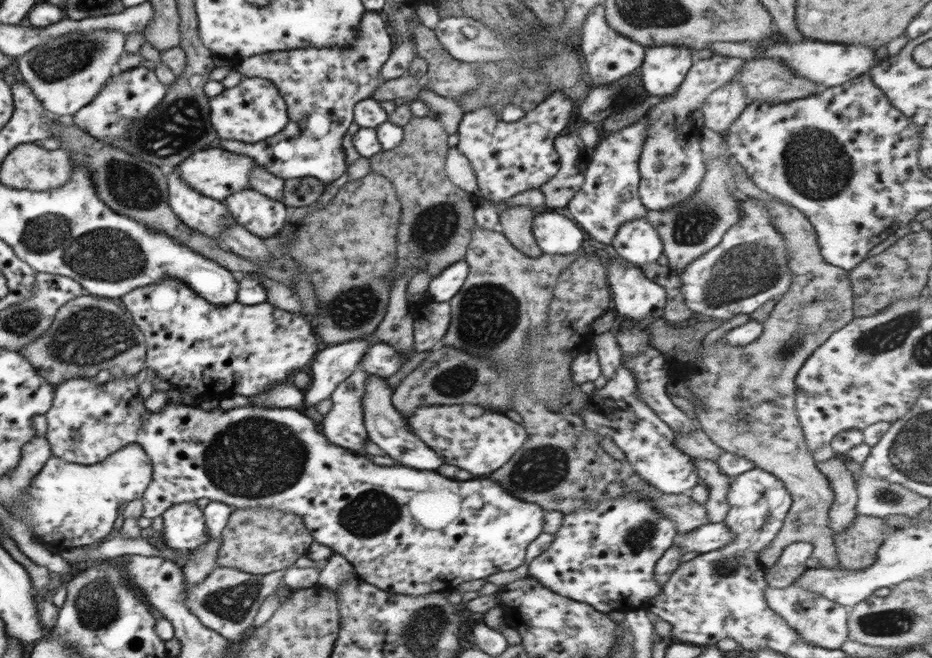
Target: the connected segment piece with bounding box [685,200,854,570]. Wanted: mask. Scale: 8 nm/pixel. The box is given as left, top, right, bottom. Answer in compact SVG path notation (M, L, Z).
M764 200L763 204L770 213L770 223L775 225L776 230L785 240L787 256L790 256L788 264L793 282L789 284L785 295L776 301L771 313L762 319L763 331L755 345L730 347L723 345L720 339L714 344L704 344L704 340L700 340L700 348L696 348L696 356L692 356L692 362L687 364L688 368L692 368L692 372L688 372L685 378L689 390L705 405L702 408L695 404L696 420L710 440L725 452L742 456L750 460L755 467L776 476L776 479L784 483L792 496L792 504L783 520L782 528L775 539L762 551L760 557L762 565L766 568L774 567L786 546L794 542L809 542L813 544L813 554L807 561L808 567L840 569L840 561L838 561L834 544L835 535L829 527L829 512L834 503L834 492L826 476L816 468L813 454L804 441L804 431L802 431L800 418L795 409L795 378L816 347L824 344L831 333L841 329L854 318L853 289L849 271L828 264L828 261L824 260L816 231L800 210L792 205L768 200Z

